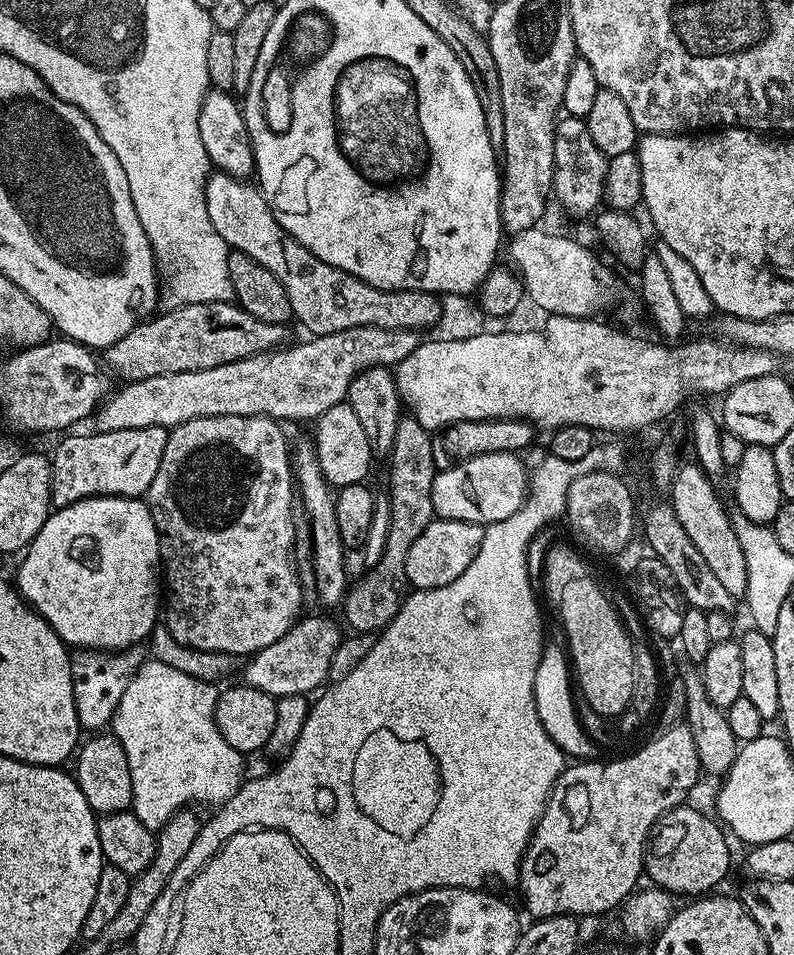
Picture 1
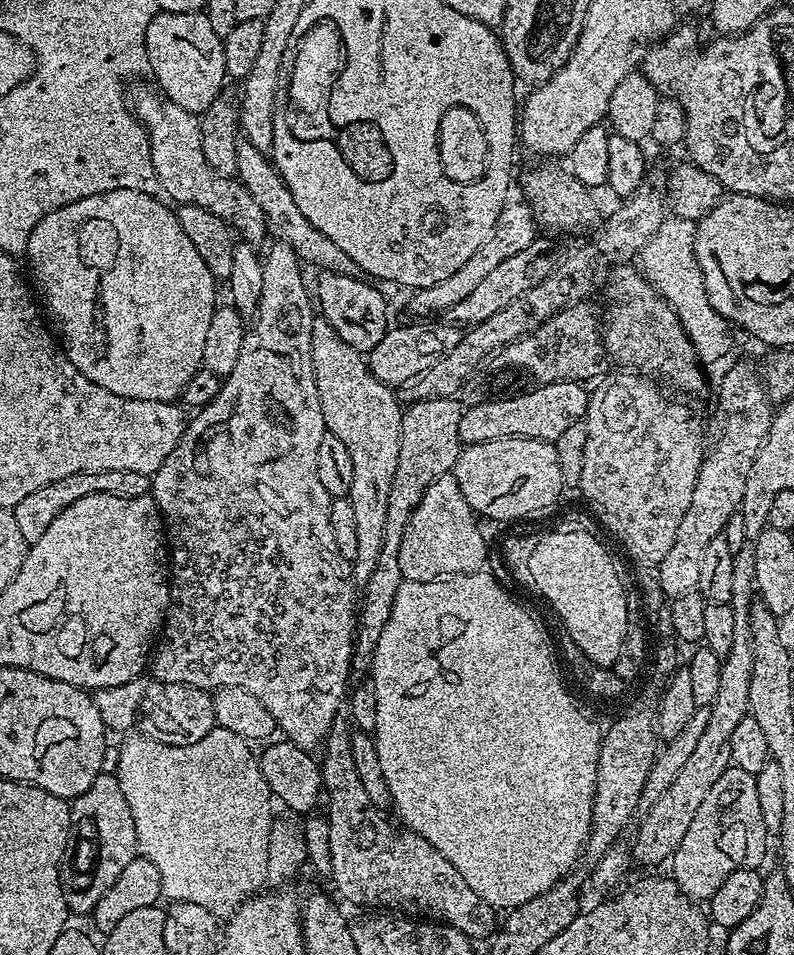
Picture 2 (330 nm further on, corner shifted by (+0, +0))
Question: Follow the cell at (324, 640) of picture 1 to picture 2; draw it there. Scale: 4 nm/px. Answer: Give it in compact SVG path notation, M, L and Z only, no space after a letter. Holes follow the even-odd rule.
M151 678L122 682L122 686L95 689L98 714L102 714L105 729L123 734L139 734L166 742L170 746L190 746L217 727L213 697L203 688L171 684Z

